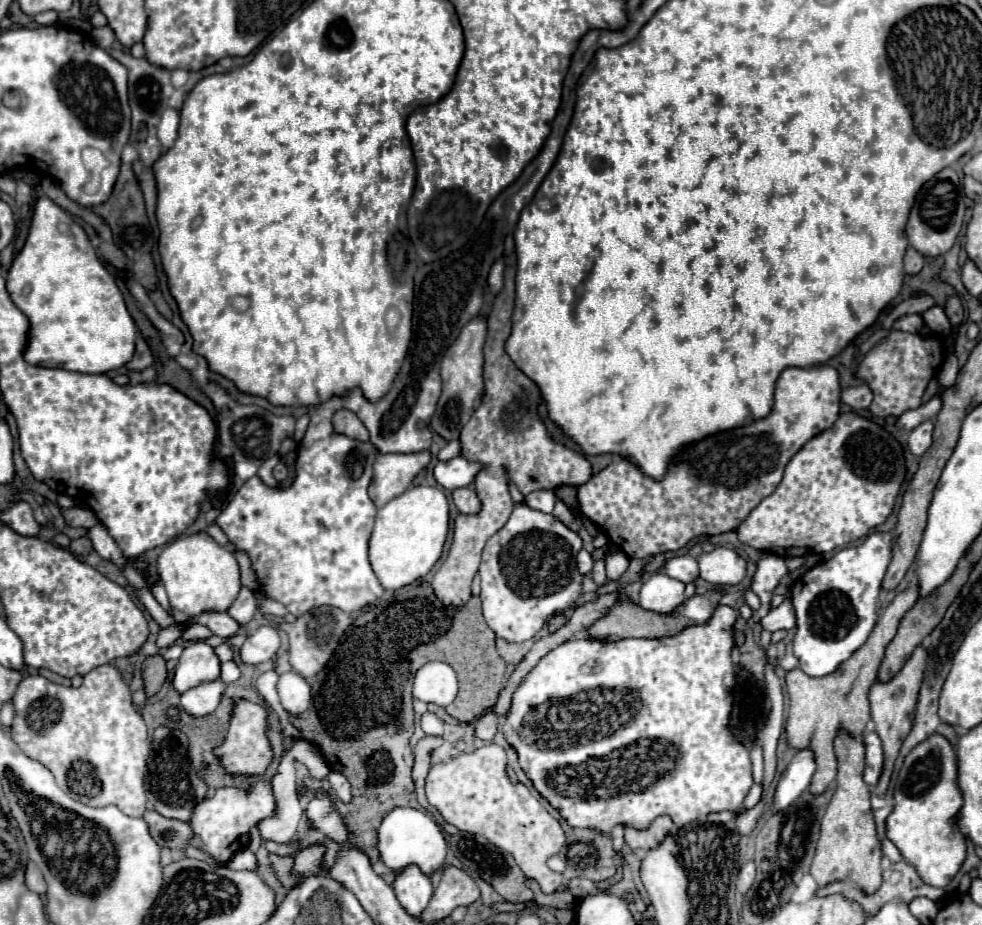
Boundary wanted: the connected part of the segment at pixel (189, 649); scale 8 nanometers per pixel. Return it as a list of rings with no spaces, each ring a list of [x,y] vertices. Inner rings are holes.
[[[191,641],[179,657],[173,685],[179,693],[185,693],[201,681],[213,681],[213,677],[219,677],[219,671],[221,661],[215,647],[211,647],[207,641]]]

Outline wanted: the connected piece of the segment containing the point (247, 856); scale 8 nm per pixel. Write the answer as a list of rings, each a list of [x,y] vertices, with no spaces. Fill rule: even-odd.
[[[248,849],[236,853],[226,865],[233,870],[257,870],[257,859],[255,854]]]

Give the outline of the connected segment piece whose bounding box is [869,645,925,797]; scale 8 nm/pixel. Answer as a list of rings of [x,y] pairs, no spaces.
[[[919,645],[913,655],[909,657],[909,661],[903,665],[901,673],[897,673],[897,677],[893,677],[893,681],[887,681],[885,685],[875,683],[869,691],[869,703],[871,703],[871,719],[875,723],[875,733],[879,735],[881,743],[883,743],[883,753],[885,753],[885,763],[883,763],[883,773],[879,777],[879,783],[873,787],[873,793],[877,797],[883,797],[891,779],[891,771],[893,771],[893,763],[897,759],[897,753],[901,749],[901,741],[907,737],[911,725],[913,725],[913,709],[917,703],[917,693],[923,681],[923,671],[925,671],[925,649]]]

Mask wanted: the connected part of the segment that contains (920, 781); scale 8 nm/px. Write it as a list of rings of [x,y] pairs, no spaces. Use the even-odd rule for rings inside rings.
[[[941,735],[927,737],[909,753],[909,757],[905,757],[893,793],[895,807],[885,821],[887,839],[899,849],[901,857],[915,867],[923,883],[931,887],[945,887],[965,861],[965,837],[953,823],[963,805],[963,797],[955,781],[955,749]]]

